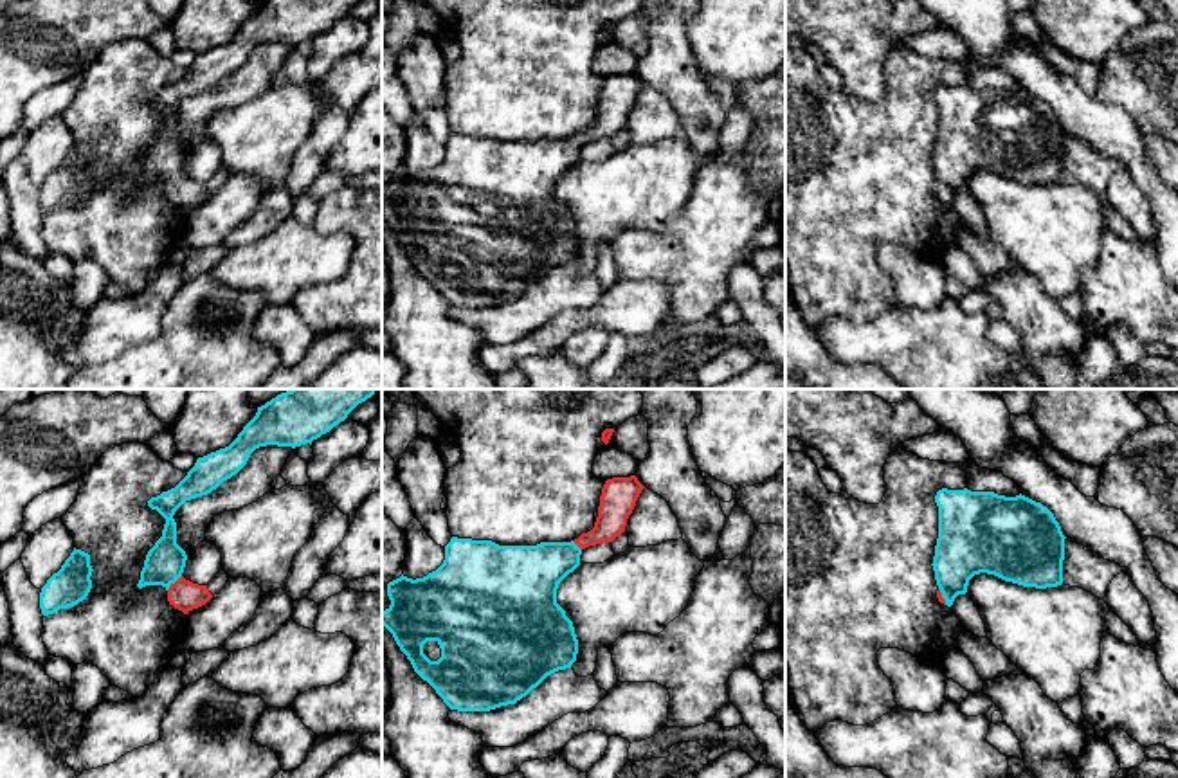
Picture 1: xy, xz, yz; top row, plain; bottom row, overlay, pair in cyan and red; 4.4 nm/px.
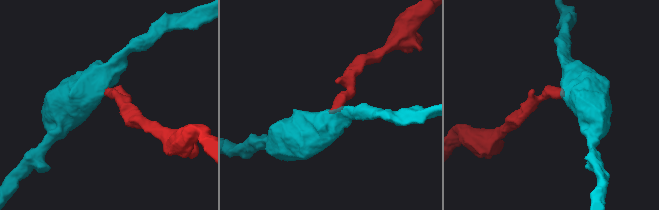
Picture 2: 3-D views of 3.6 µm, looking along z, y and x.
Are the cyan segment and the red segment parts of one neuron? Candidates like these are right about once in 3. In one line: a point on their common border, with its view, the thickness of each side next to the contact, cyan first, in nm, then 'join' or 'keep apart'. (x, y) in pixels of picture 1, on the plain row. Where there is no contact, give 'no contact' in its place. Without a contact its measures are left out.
xy (173, 179) | 180/140 nm | join

